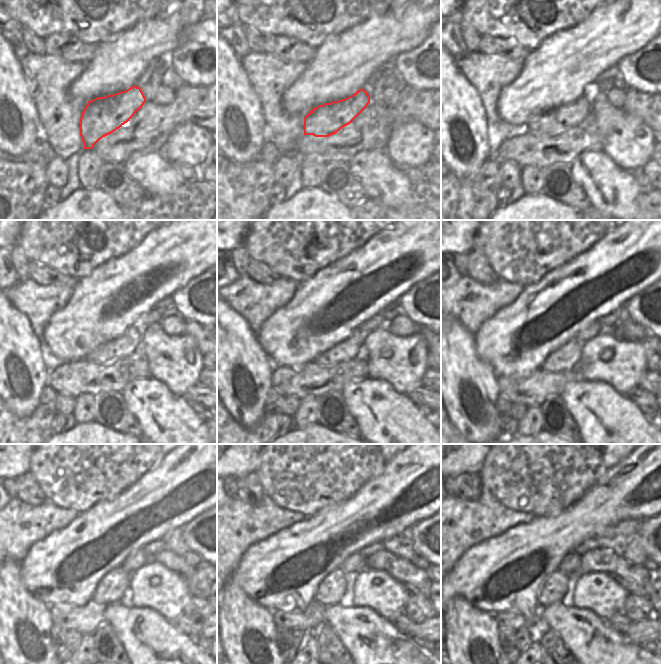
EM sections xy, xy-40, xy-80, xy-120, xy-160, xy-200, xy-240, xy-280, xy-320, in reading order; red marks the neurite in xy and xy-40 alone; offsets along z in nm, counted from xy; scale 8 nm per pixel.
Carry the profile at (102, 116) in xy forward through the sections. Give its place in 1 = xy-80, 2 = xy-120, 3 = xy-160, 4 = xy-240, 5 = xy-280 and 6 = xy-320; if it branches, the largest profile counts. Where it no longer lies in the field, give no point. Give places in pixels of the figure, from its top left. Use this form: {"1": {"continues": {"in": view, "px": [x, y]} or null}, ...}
{"1": {"continues": {"in": "xy-80", "px": [551, 123]}}, "2": {"continues": {"in": "xy-120", "px": [124, 345]}}, "3": {"continues": {"in": "xy-160", "px": [347, 350]}}, "4": {"continues": {"in": "xy-240", "px": [110, 588]}}, "5": {"continues": {"in": "xy-280", "px": [331, 589]}}, "6": {"continues": {"in": "xy-320", "px": [555, 586]}}}

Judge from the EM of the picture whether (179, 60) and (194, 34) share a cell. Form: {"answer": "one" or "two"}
{"answer": "one"}

